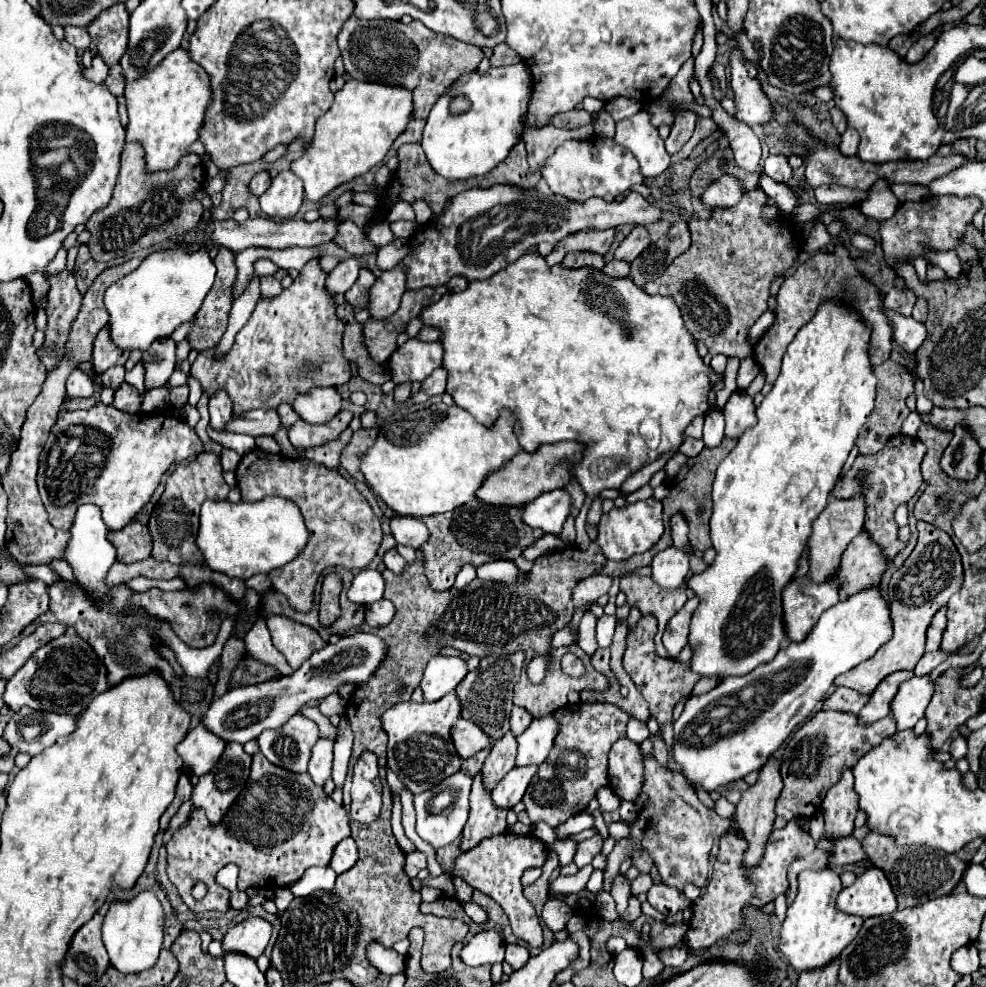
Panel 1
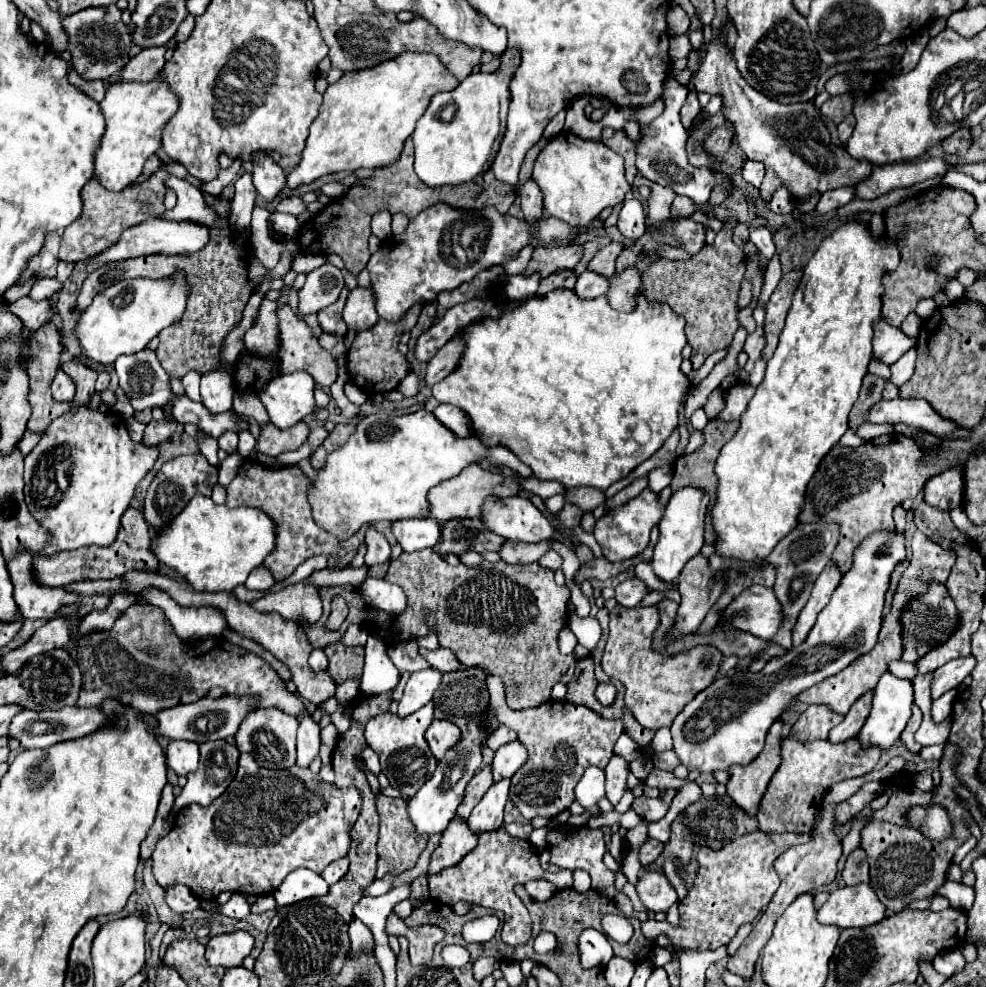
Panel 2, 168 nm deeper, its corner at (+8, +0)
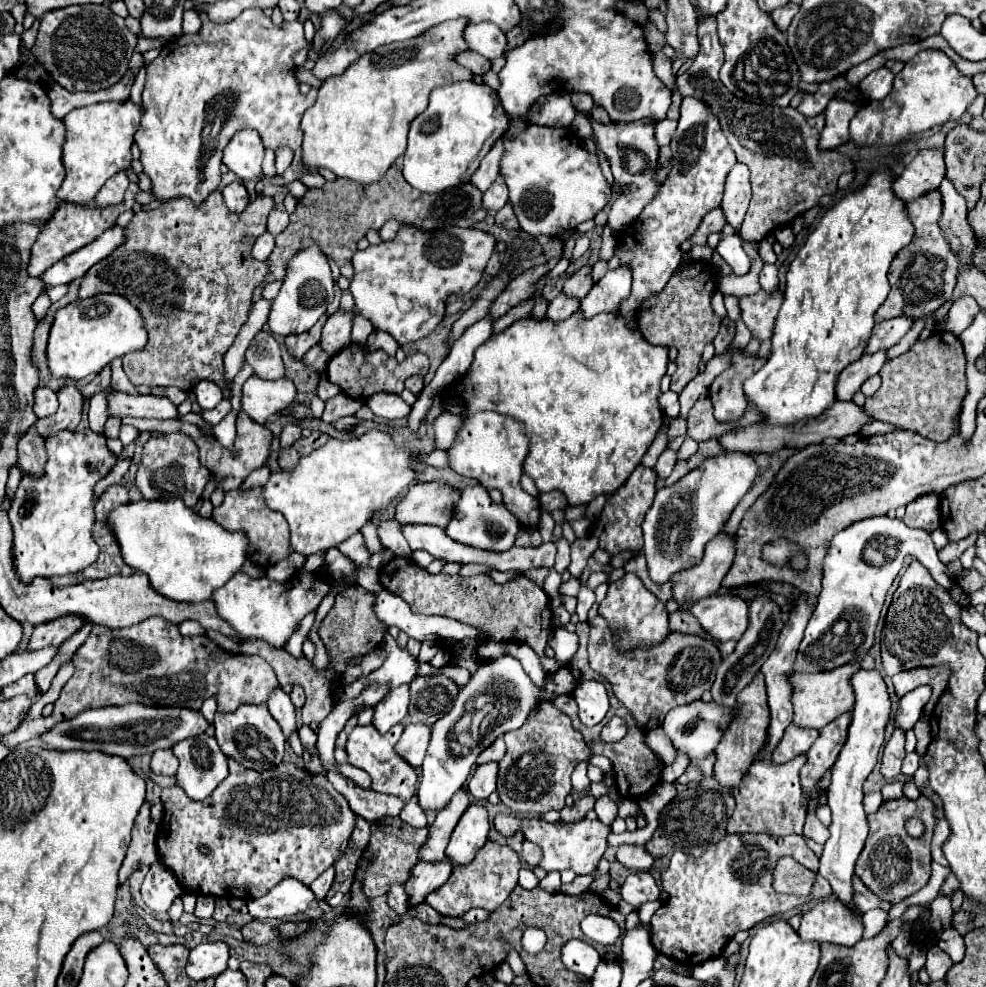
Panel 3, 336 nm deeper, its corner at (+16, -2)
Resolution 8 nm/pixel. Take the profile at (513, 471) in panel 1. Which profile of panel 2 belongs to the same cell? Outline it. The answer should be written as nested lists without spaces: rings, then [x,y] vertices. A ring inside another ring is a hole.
[[[474,463],[474,465],[468,465],[460,475],[436,485],[428,493],[430,513],[440,523],[456,517],[480,517],[480,509],[488,497],[512,497],[512,495],[518,495],[518,491],[522,489],[524,487],[520,483],[520,477],[514,477],[514,475],[506,477],[500,471],[482,469],[478,463]]]

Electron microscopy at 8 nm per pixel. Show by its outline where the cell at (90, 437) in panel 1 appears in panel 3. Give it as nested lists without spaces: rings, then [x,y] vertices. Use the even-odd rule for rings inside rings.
[[[86,429],[82,433],[60,431],[46,441],[48,463],[42,479],[22,477],[12,507],[8,511],[12,525],[12,559],[22,583],[34,577],[68,575],[86,569],[98,557],[90,529],[94,525],[94,485],[110,473],[116,457],[106,447],[106,437]]]

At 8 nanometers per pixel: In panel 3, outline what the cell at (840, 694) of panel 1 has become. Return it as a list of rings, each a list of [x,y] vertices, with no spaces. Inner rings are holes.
[[[786,727],[782,741],[778,743],[778,747],[772,753],[772,761],[774,763],[788,763],[790,759],[804,755],[810,745],[816,741],[818,731],[816,729],[800,729],[800,727]]]

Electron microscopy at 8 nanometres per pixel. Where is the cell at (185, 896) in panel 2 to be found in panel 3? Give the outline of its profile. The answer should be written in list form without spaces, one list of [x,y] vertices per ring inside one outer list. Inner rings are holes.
[[[156,861],[154,865],[150,865],[150,871],[146,873],[140,893],[142,893],[144,903],[152,911],[166,913],[172,901],[182,895],[182,885],[164,863]]]

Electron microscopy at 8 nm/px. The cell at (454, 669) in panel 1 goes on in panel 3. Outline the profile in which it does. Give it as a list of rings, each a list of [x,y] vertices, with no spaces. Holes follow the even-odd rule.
[[[400,685],[396,689],[390,689],[390,693],[374,707],[374,719],[372,725],[386,733],[390,727],[400,723],[408,715],[408,703],[410,703],[410,687]]]

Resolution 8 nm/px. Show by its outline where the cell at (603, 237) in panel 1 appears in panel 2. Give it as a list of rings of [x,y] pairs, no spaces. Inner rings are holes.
[[[580,243],[558,245],[558,247],[536,247],[528,263],[526,275],[540,271],[542,277],[548,277],[550,273],[556,273],[560,269],[574,269],[582,259],[582,255],[584,249]]]

